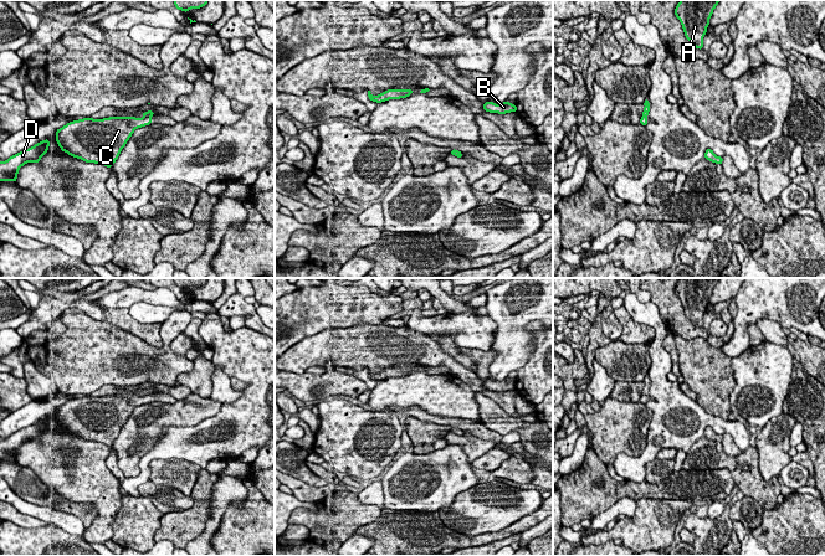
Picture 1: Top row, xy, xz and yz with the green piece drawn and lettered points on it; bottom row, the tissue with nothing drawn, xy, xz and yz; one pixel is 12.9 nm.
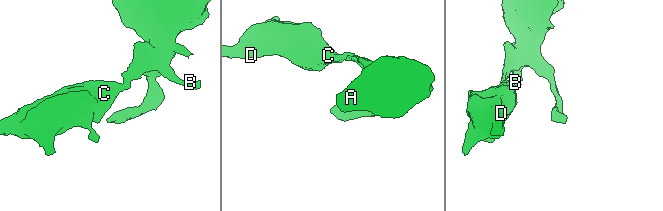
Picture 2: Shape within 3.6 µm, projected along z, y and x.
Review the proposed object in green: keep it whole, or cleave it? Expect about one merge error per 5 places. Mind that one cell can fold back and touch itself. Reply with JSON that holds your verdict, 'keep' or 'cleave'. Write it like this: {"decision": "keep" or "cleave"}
{"decision": "cleave"}

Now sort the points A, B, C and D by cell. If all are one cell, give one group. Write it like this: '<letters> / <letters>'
A B / C D

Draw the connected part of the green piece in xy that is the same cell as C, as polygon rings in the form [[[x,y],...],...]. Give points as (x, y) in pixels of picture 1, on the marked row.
[[[152,117],[83,118],[56,130],[62,151],[86,163],[112,168],[137,128],[152,124]]]

